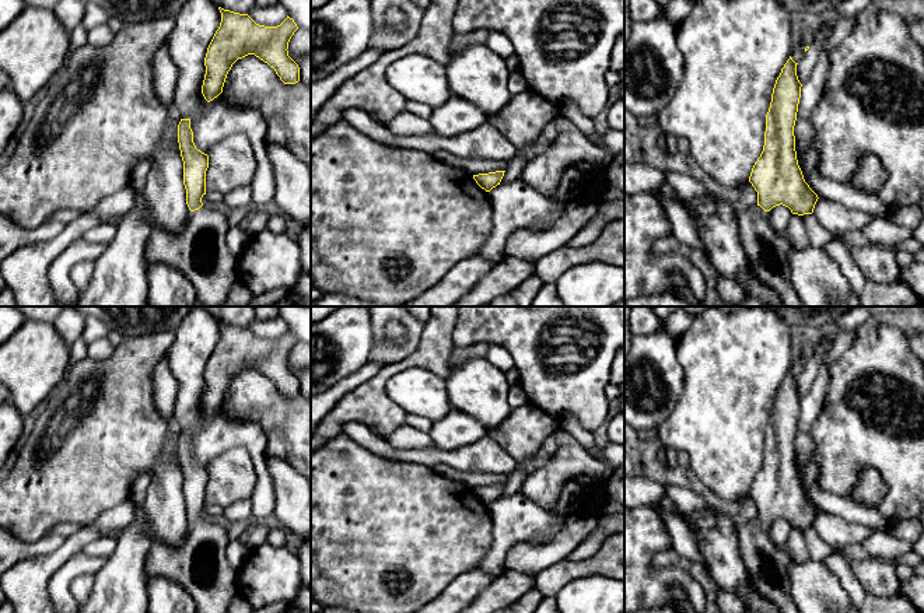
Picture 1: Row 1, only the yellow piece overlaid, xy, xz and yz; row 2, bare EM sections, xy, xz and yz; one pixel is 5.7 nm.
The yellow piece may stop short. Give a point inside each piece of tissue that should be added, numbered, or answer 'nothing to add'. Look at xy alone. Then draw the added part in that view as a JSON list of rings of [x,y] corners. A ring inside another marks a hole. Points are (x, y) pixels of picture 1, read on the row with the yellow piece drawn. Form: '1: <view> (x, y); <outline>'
1: xy (199, 251); [[[202,206],[189,211],[185,228],[178,234],[171,234],[162,228],[155,228],[147,241],[146,265],[160,262],[176,267],[195,287],[196,300],[204,306],[223,306],[234,284],[238,283],[237,256],[225,244],[228,231],[227,217],[221,206]]]

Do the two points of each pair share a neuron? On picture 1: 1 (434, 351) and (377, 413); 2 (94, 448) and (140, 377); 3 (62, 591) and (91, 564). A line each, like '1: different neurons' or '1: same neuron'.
1: same neuron
2: same neuron
3: same neuron

